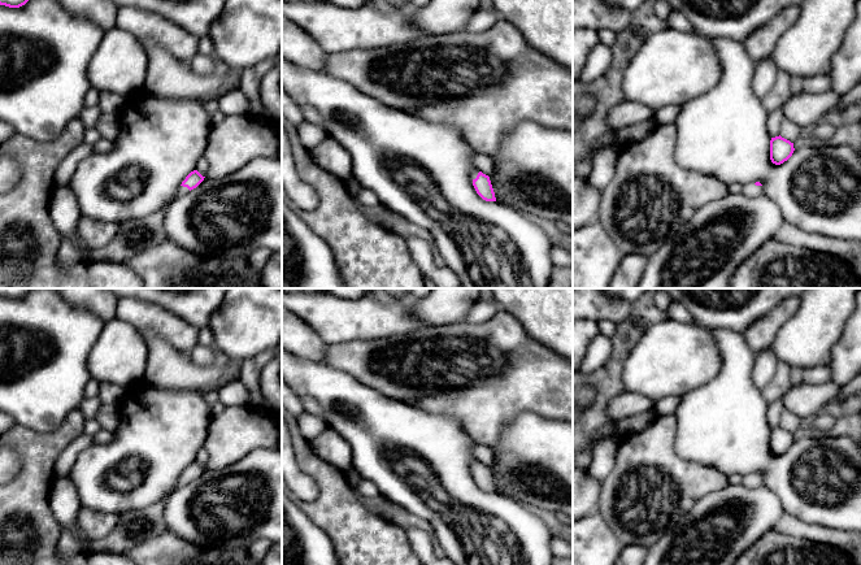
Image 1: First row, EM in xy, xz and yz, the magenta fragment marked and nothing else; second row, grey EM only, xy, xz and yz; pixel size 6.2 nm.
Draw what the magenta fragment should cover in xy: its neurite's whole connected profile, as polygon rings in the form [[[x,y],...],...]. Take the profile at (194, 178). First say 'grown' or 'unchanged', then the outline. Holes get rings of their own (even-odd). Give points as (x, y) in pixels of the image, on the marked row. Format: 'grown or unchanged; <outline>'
grown; [[[197,170],[191,171],[186,179],[179,186],[175,197],[188,194],[191,190],[196,188],[205,177],[203,177]]]

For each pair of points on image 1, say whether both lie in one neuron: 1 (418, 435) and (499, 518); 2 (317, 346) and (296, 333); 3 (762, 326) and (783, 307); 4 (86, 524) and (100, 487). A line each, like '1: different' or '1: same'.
1: same
2: same
3: same
4: different

